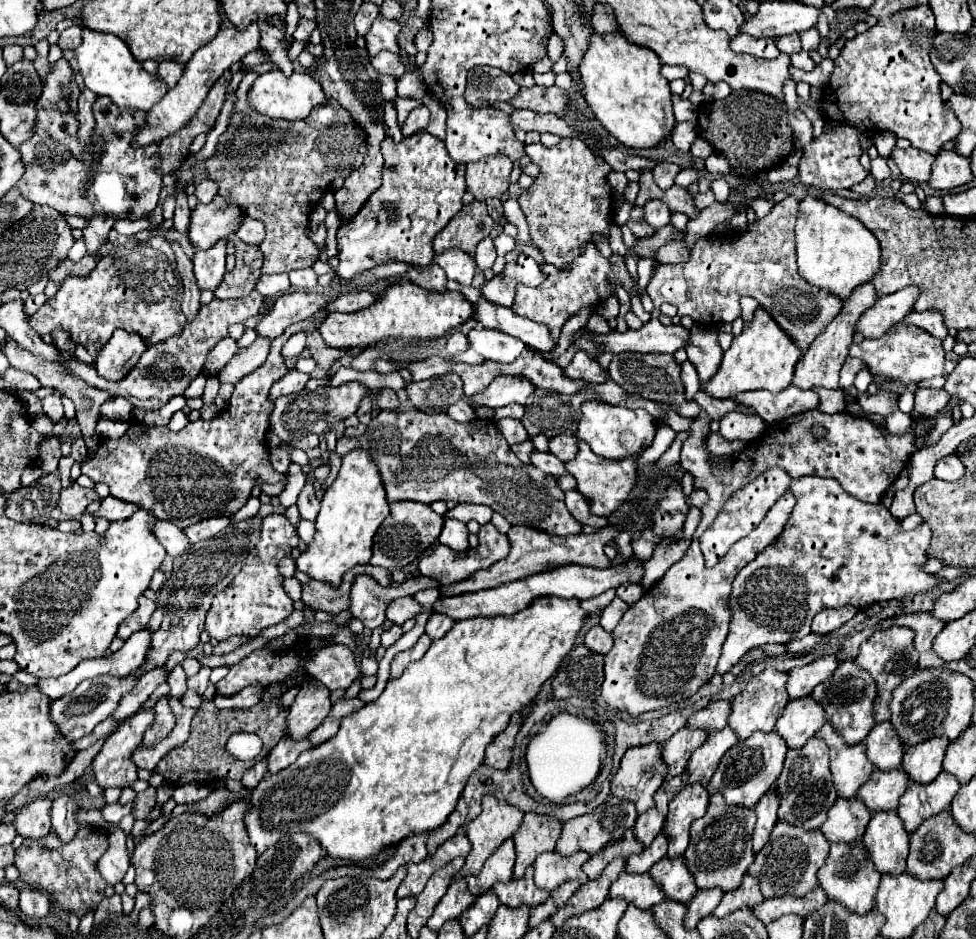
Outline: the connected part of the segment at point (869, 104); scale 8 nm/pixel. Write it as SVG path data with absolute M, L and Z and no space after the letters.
M922 5L884 17L868 33L856 35L852 41L846 41L844 49L834 61L834 71L830 75L830 81L822 89L820 99L822 113L826 121L830 119L832 129L830 133L824 131L818 139L806 145L806 157L802 157L798 165L800 169L798 179L802 183L812 185L820 191L838 191L850 189L854 183L866 179L868 171L859 161L860 133L866 131L890 131L896 137L908 139L912 147L918 147L930 155L936 155L944 143L952 141L958 135L960 121L956 119L956 115L952 115L952 111L944 107L944 101L940 97L940 75L936 73L928 59L934 35L936 35L934 15L928 5Z

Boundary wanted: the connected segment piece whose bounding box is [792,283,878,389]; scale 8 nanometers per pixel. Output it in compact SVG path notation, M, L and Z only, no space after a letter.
M866 283L866 285L858 287L858 291L854 291L854 295L850 295L850 299L846 299L846 303L842 305L840 315L836 315L830 321L830 325L826 327L826 331L814 339L814 343L808 349L808 353L798 361L792 385L796 385L798 389L814 389L814 387L840 389L840 385L838 385L838 373L840 373L840 367L842 367L844 359L848 357L848 345L852 343L852 337L856 333L854 327L856 327L860 315L866 309L870 309L876 303L876 299L878 297L876 297L876 291L874 291L874 283Z

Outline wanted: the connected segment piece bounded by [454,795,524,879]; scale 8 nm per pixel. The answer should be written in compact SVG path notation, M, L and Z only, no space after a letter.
M486 795L482 799L482 813L468 825L472 851L466 857L466 865L454 875L454 879L478 875L484 861L498 849L498 845L518 831L522 819L524 813L518 811L514 805L502 803L496 797Z

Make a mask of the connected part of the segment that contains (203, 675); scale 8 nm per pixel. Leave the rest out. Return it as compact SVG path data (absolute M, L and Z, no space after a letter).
M203 667L196 676L187 678L188 688L194 689L198 692L198 694L202 695L202 693L206 690L207 685L209 683L210 672L210 668Z

